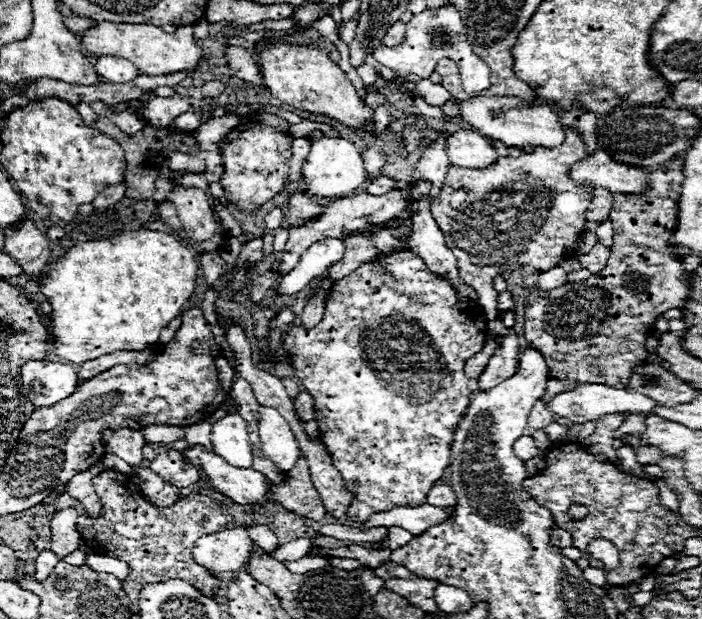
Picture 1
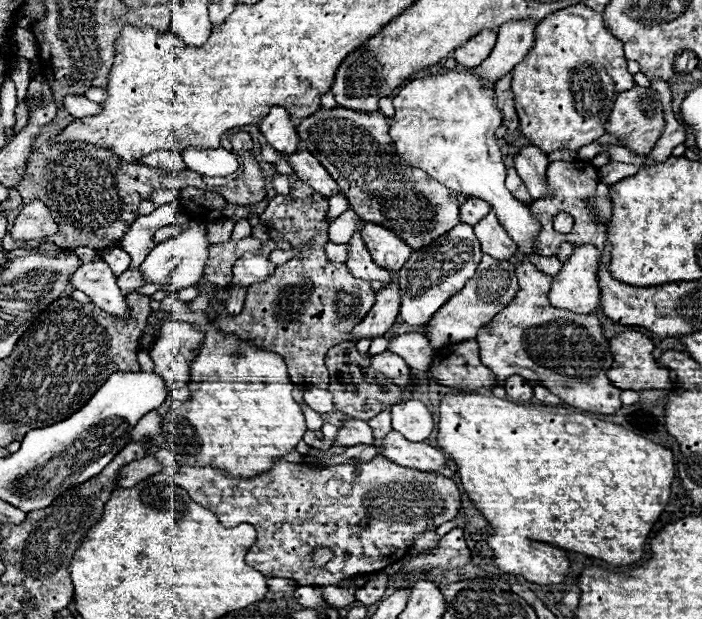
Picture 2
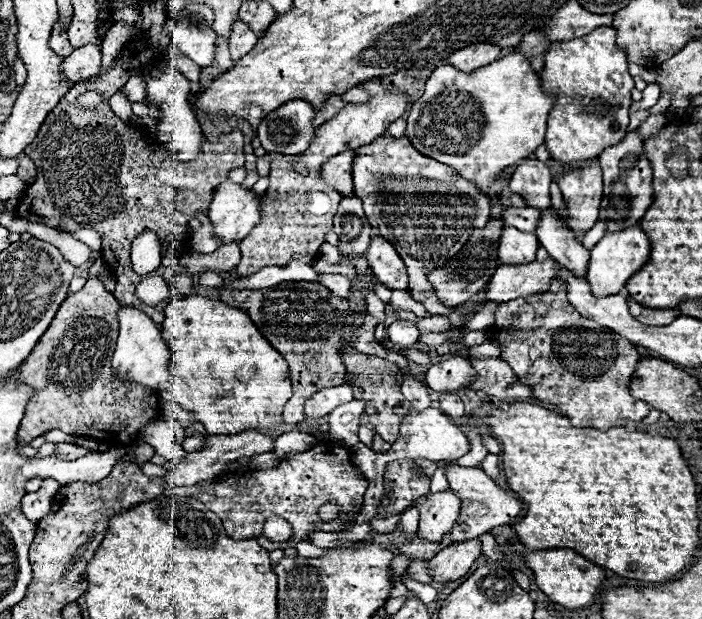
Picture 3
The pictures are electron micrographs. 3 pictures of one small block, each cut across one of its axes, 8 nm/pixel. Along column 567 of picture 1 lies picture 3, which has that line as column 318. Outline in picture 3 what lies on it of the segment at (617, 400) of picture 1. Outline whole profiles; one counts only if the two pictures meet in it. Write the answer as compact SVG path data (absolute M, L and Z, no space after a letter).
M342 384L342 386L334 386L334 388L324 388L320 392L316 392L312 398L306 400L304 404L304 412L306 418L322 418L326 414L330 414L336 406L346 404L354 398L352 394L352 386L350 384Z

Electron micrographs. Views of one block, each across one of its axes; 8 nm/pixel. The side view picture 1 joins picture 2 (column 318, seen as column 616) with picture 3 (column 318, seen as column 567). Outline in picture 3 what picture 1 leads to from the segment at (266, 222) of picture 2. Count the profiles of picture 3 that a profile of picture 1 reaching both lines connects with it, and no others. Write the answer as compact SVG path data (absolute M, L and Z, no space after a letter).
M280 282L264 290L222 290L220 300L244 310L258 326L262 336L286 358L290 366L292 398L284 406L284 422L298 424L306 420L304 400L320 388L344 384L344 364L340 360L340 346L352 336L350 314L346 298L334 296L318 282Z

